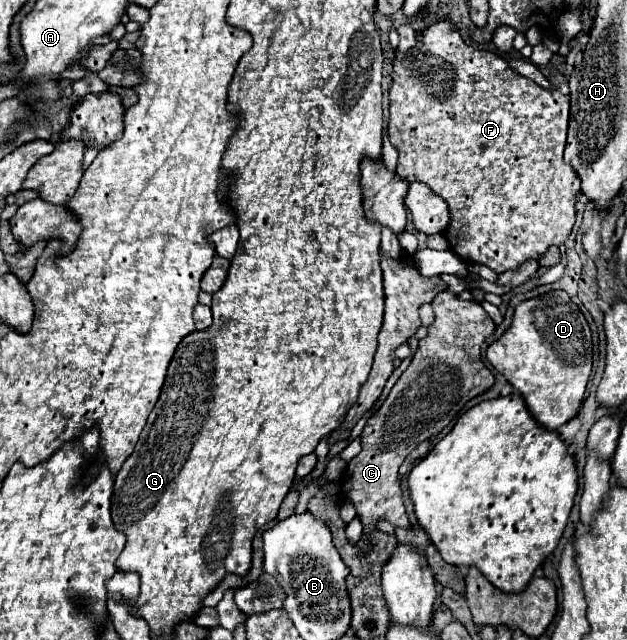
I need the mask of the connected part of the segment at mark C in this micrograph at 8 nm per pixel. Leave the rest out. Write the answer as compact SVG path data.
M452 291L440 293L436 297L436 301L432 301L432 307L436 313L436 321L428 327L428 335L424 339L420 339L420 347L418 347L416 357L410 363L410 367L400 375L400 379L388 393L386 401L382 403L382 407L366 421L362 435L360 435L362 451L358 457L354 457L346 465L346 471L342 475L342 479L344 479L342 497L348 499L356 507L356 511L364 523L364 533L366 533L366 529L374 529L378 519L386 519L394 527L404 527L404 529L410 525L406 509L404 509L404 501L402 501L400 477L398 477L398 469L400 469L402 461L410 455L410 451L414 451L418 447L418 443L432 439L432 435L438 435L440 431L444 431L456 419L456 415L460 415L460 411L466 407L466 403L470 399L482 395L484 391L488 391L494 385L494 375L484 365L482 353L480 353L486 337L490 337L496 329L496 323L490 319L490 315L482 309L480 303L462 301Z

